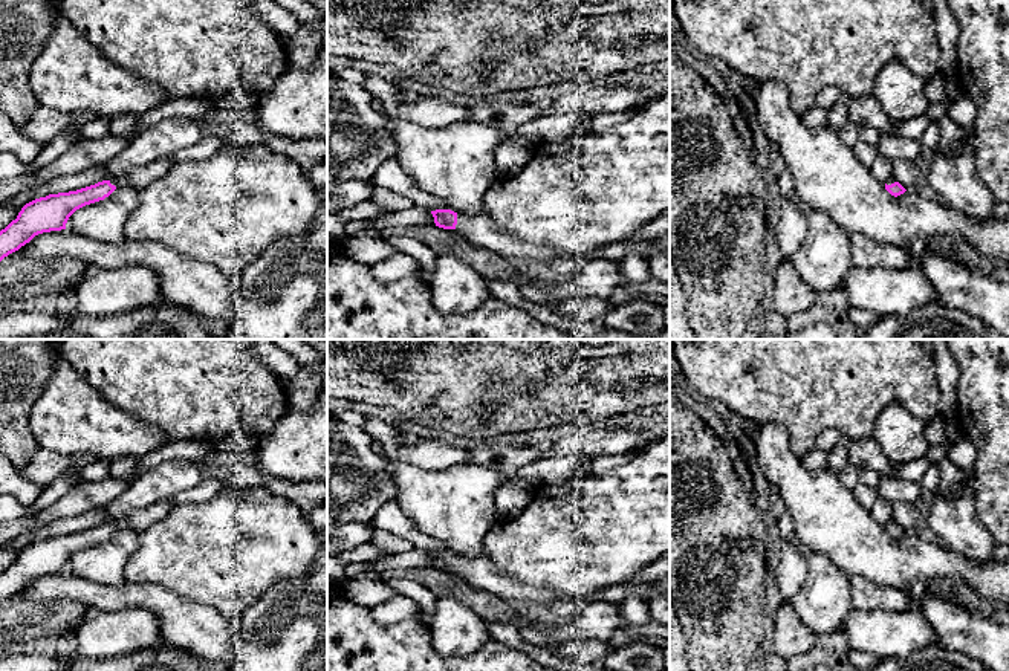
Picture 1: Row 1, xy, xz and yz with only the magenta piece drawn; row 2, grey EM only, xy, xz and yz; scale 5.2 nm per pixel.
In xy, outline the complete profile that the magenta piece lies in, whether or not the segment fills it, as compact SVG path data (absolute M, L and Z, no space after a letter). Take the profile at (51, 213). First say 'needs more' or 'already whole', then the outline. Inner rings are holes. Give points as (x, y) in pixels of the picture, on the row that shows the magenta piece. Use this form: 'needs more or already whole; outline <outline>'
needs more; outline M170 157L153 160L131 168L118 179L102 180L76 191L49 194L26 203L17 219L0 231L0 261L38 234L66 229L69 217L76 209L104 200L116 188L131 186L139 191L161 179L173 165Z

